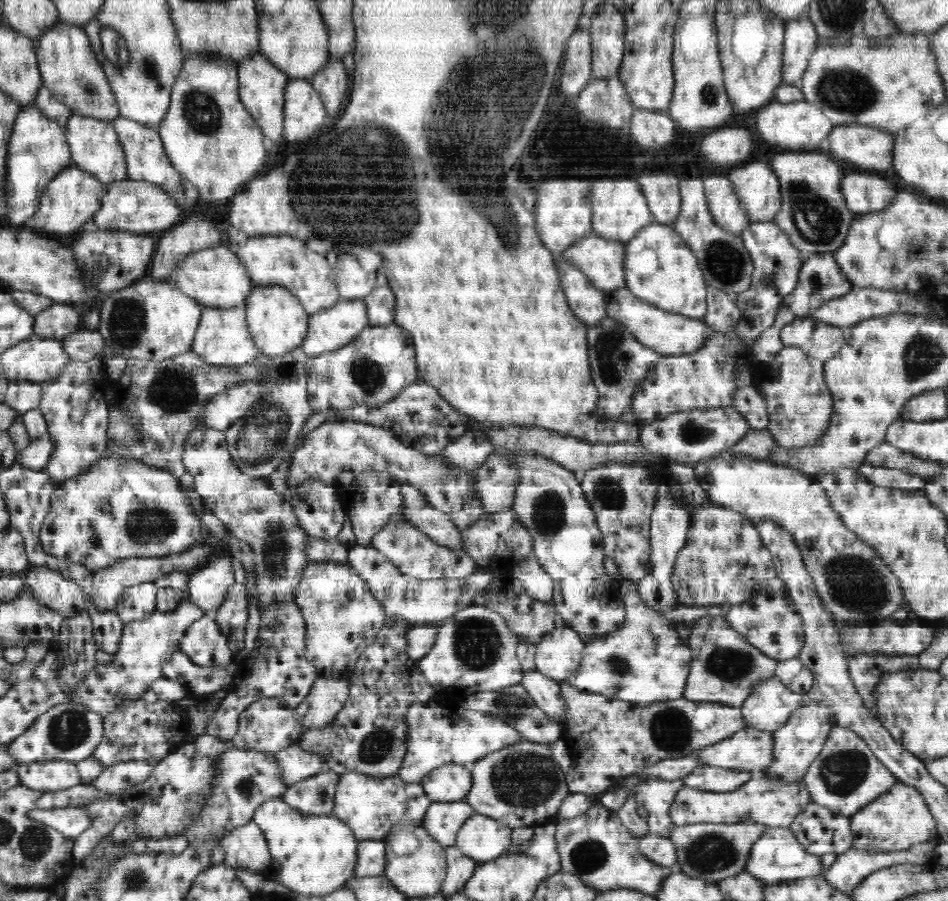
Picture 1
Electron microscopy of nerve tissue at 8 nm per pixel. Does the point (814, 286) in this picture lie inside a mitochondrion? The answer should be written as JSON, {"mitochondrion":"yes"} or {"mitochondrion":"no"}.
{"mitochondrion":"yes"}

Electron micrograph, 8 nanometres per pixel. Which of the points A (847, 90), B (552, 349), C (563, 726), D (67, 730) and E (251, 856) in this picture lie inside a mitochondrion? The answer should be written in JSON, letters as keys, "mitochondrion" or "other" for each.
{"A":"mitochondrion","B":"other","C":"other","D":"mitochondrion","E":"other"}

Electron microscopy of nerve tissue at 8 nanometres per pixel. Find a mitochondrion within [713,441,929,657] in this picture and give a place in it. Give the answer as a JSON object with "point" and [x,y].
{"point":[854,583]}

